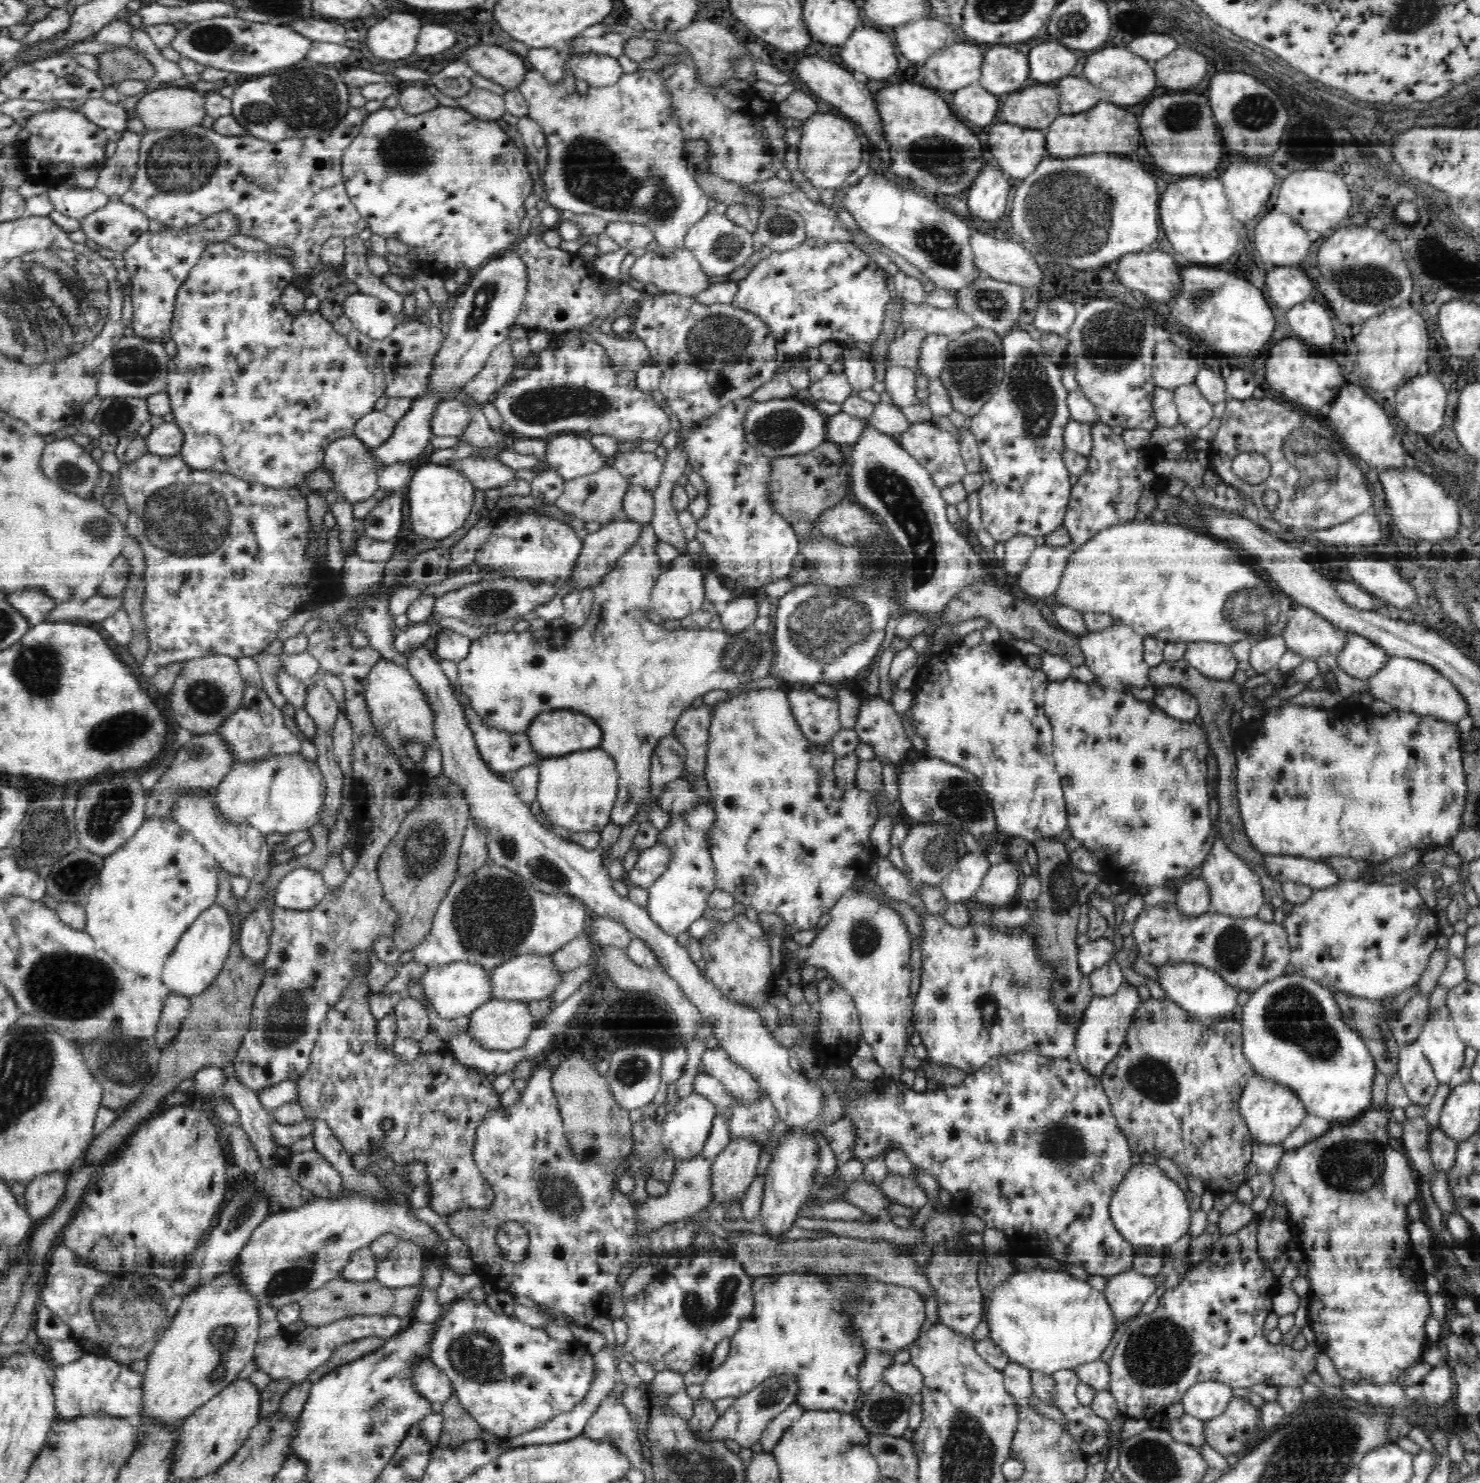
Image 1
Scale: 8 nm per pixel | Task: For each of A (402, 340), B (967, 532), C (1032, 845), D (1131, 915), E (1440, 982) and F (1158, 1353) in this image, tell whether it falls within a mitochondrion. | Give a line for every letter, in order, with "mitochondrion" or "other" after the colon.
A: other
B: other
C: other
D: other
E: other
F: mitochondrion

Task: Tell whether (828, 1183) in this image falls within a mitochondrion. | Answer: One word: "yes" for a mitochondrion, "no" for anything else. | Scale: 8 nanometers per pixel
no

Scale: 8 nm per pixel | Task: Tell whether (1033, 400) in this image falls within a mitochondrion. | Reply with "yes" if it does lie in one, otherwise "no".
yes

